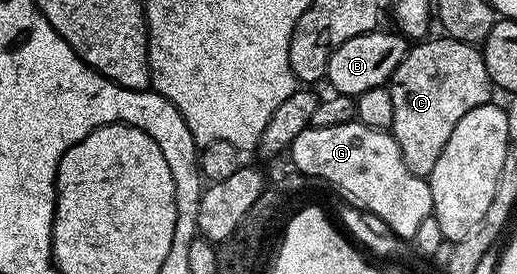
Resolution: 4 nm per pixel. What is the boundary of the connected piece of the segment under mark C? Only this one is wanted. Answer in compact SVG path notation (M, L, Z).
M446 37L416 42L392 73L389 90L393 97L393 125L389 130L401 149L401 157L405 157L405 165L409 165L414 175L424 177L430 176L433 165L437 165L437 157L441 157L445 141L449 141L453 129L457 129L457 121L461 121L469 109L477 109L493 99L493 84L489 69L485 69L482 50L474 43L462 43Z

